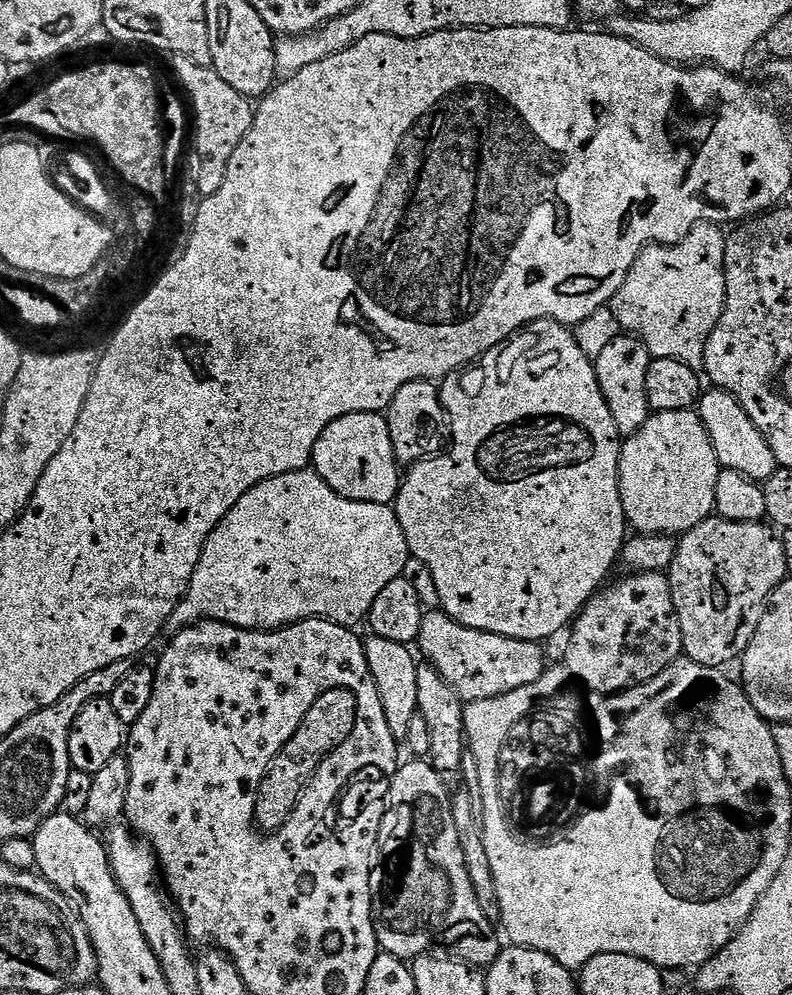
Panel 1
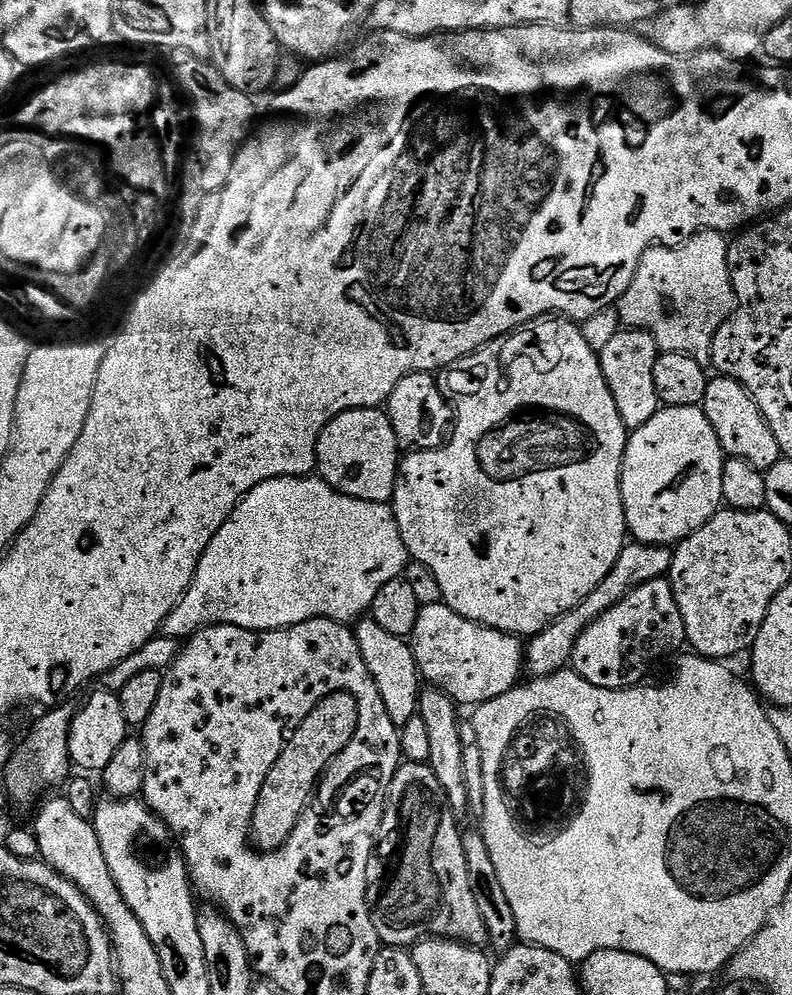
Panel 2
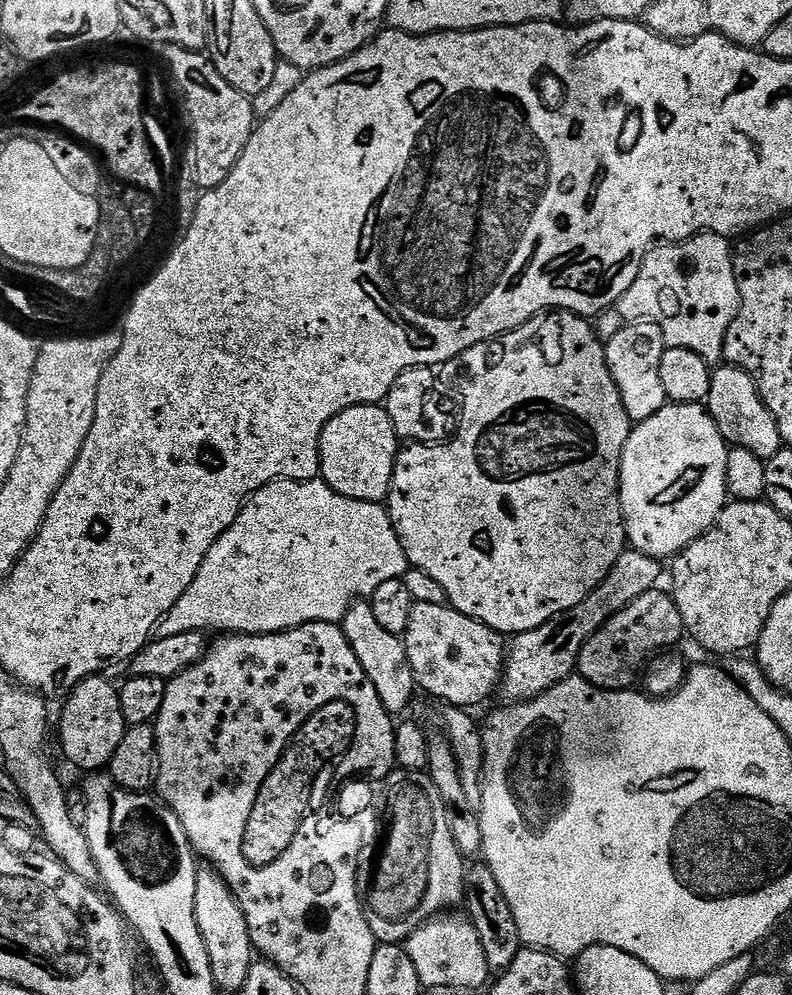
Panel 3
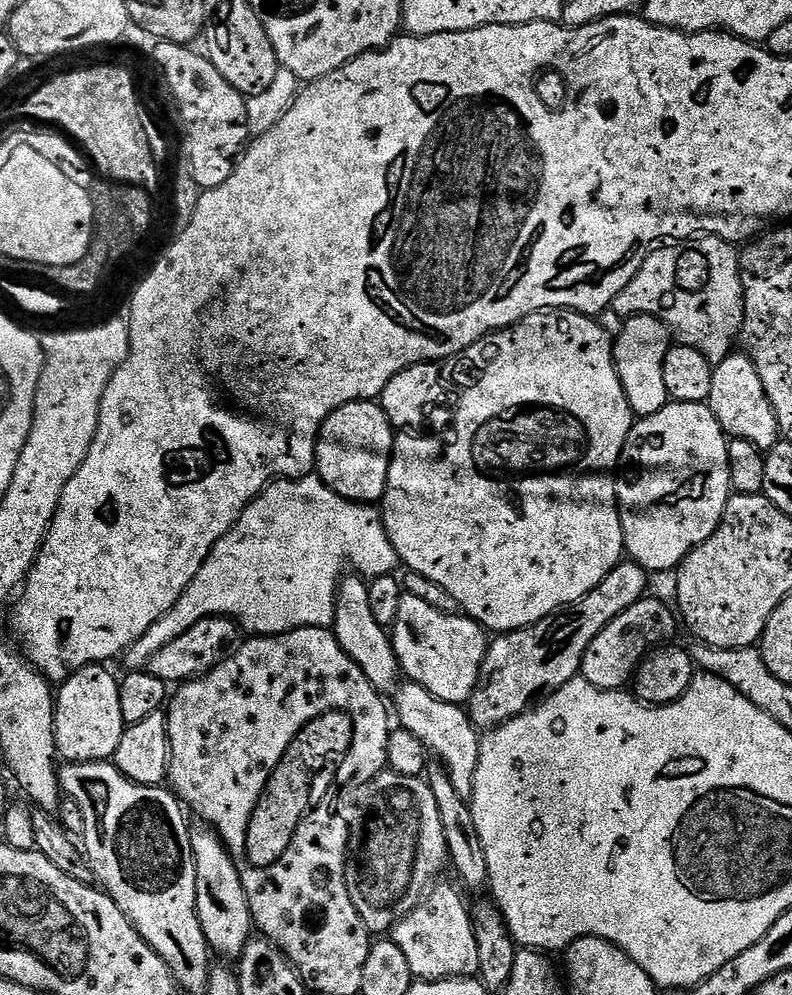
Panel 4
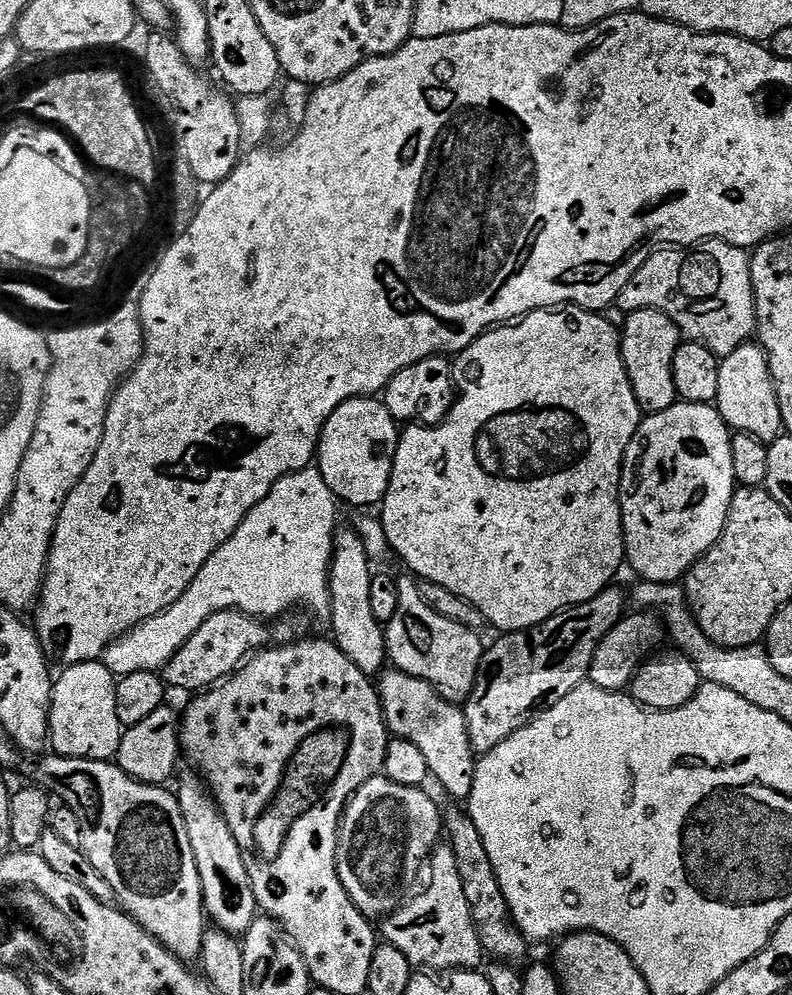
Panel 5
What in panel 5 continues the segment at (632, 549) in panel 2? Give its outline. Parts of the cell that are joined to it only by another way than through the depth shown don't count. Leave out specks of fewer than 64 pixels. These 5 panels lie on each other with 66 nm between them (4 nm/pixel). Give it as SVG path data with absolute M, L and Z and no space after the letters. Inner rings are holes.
M617 586L603 588L597 596L586 602L576 604L573 608L565 608L563 612L556 612L546 622L536 628L527 628L524 632L503 633L493 644L487 645L481 663L474 690L468 695L462 707L466 718L466 730L470 734L472 748L477 754L494 750L498 742L506 742L510 734L517 732L520 727L527 724L537 712L545 708L553 708L562 698L570 695L579 684L588 680L588 671L594 662L594 654L606 638L606 634L617 622L624 619L624 592Z

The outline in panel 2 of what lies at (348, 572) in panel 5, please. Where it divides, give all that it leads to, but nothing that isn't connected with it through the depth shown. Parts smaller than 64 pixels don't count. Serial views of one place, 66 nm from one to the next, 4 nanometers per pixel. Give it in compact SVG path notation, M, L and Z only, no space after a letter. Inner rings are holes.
M371 618L361 619L355 625L354 635L364 659L363 667L368 668L376 683L376 692L384 703L383 715L391 718L393 725L408 724L418 715L422 691L420 668L416 665L411 643L405 637L390 634L390 630L382 630L382 626L378 626L378 622Z

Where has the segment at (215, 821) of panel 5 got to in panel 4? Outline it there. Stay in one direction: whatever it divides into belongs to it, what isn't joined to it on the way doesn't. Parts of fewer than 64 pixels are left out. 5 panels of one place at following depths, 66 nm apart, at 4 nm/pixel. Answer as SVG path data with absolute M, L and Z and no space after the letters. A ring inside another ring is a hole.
M204 824L191 827L191 849L195 856L196 913L209 949L232 960L239 959L254 936L250 902L235 860L215 831Z

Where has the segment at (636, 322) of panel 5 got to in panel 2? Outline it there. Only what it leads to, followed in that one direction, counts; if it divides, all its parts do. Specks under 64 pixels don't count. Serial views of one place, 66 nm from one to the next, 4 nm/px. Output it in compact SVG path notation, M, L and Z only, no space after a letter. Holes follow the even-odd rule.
M638 328L619 330L598 355L606 382L622 414L622 422L632 430L641 428L662 407L654 386L654 366L658 355L655 338Z

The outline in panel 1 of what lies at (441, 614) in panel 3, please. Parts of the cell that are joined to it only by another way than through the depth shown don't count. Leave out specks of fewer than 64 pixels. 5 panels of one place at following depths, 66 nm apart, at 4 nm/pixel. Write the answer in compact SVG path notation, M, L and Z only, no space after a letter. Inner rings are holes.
M432 610L427 613L420 627L418 648L424 651L423 659L438 670L438 674L465 702L477 700L493 700L499 696L510 694L519 688L538 682L545 675L544 652L539 643L534 640L519 640L506 638L502 634L490 634L482 630L474 630L458 624L442 610Z

